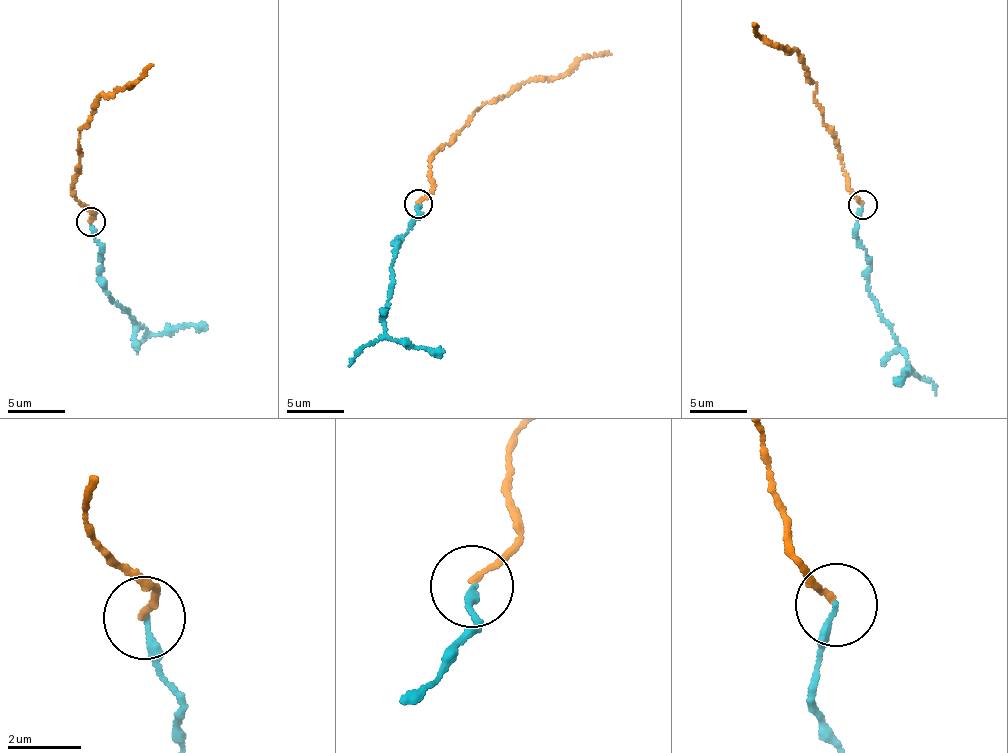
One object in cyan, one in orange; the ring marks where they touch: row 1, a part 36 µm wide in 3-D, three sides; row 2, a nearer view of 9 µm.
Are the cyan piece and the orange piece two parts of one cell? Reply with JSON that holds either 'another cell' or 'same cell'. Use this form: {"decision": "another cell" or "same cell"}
{"decision": "same cell"}

